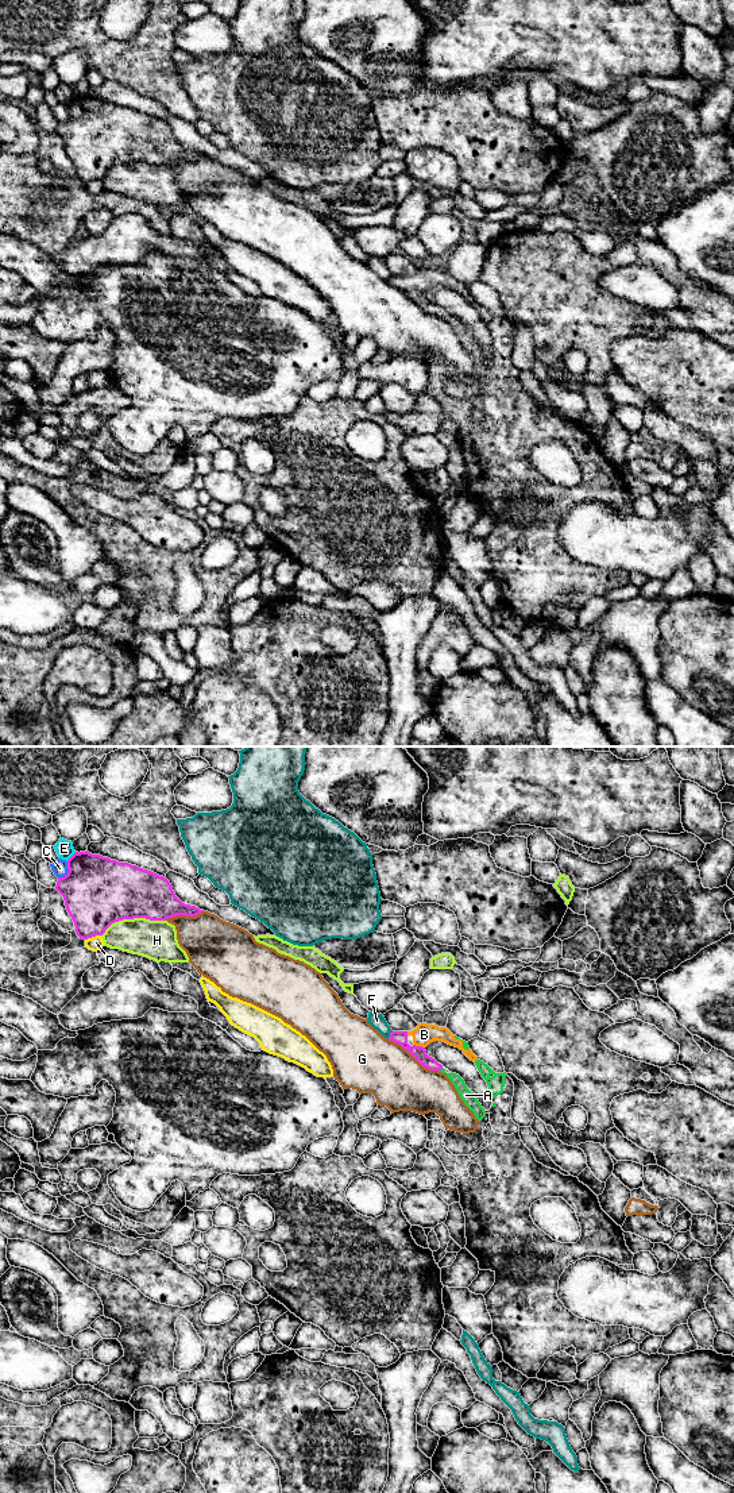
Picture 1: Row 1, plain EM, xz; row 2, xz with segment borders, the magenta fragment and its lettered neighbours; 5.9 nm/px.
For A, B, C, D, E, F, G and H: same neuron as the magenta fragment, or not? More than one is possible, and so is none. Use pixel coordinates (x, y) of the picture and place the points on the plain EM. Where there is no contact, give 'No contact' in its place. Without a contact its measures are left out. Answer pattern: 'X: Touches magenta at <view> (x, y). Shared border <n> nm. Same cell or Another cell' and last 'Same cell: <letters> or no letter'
A: Touches magenta at xz (440, 313). Shared border 40 nm. Same cell
B: Touches magenta at xz (420, 290). Shared border 70 nm. Same cell
C: Touches magenta at xz (68, 116). Shared border 120 nm. Another cell
D: Touches magenta at xz (92, 180). Shared border 100 nm. Another cell
E: Touches magenta at xz (72, 100). Shared border 80 nm. Another cell
F: Touches magenta at xz (390, 278). Shared border 60 nm. Another cell
G: Touches magenta at xz (413, 300). Shared border 360 nm. Another cell
H: Touches magenta at xz (132, 162). Shared border 400 nm. Another cell
Same cell: A, B

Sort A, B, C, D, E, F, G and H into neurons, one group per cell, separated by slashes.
A B / C / D / E / F / G / H

